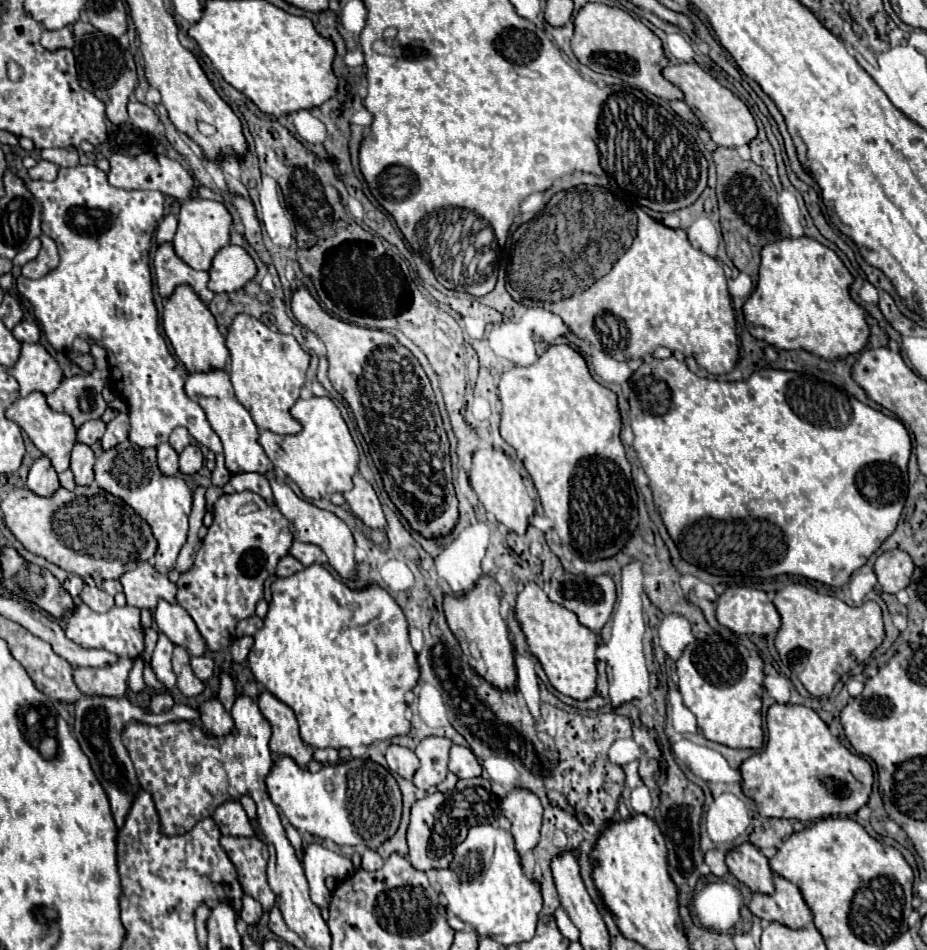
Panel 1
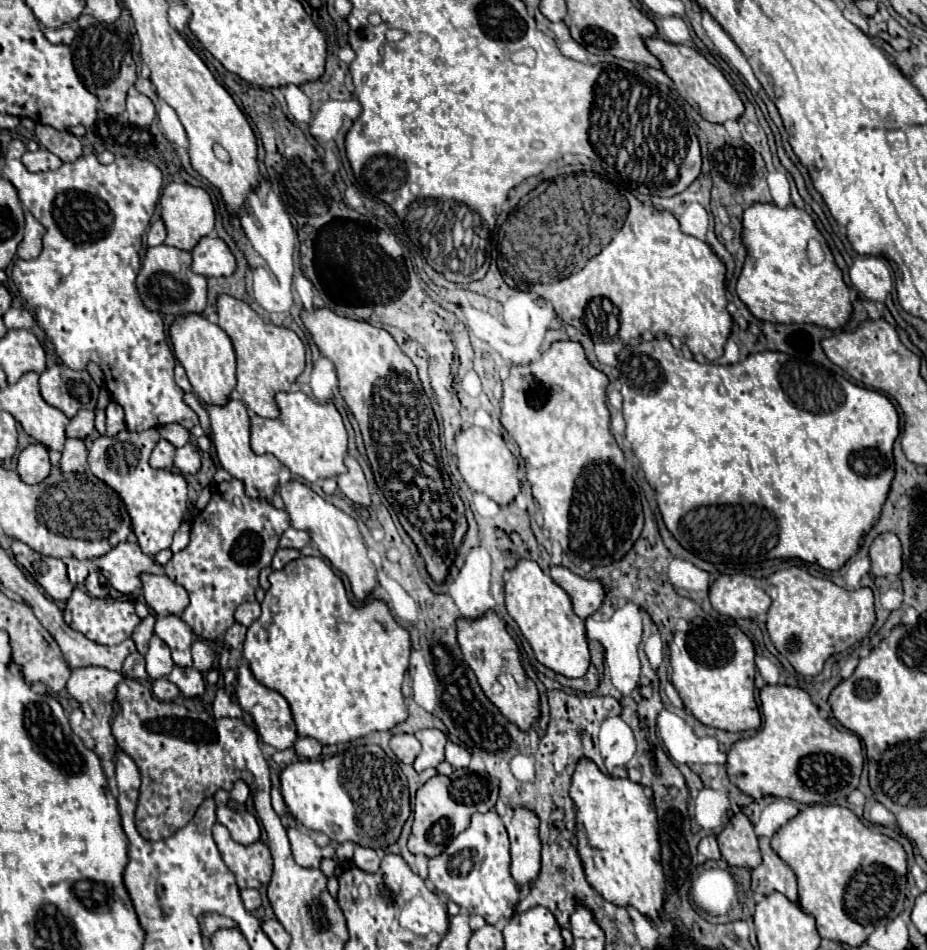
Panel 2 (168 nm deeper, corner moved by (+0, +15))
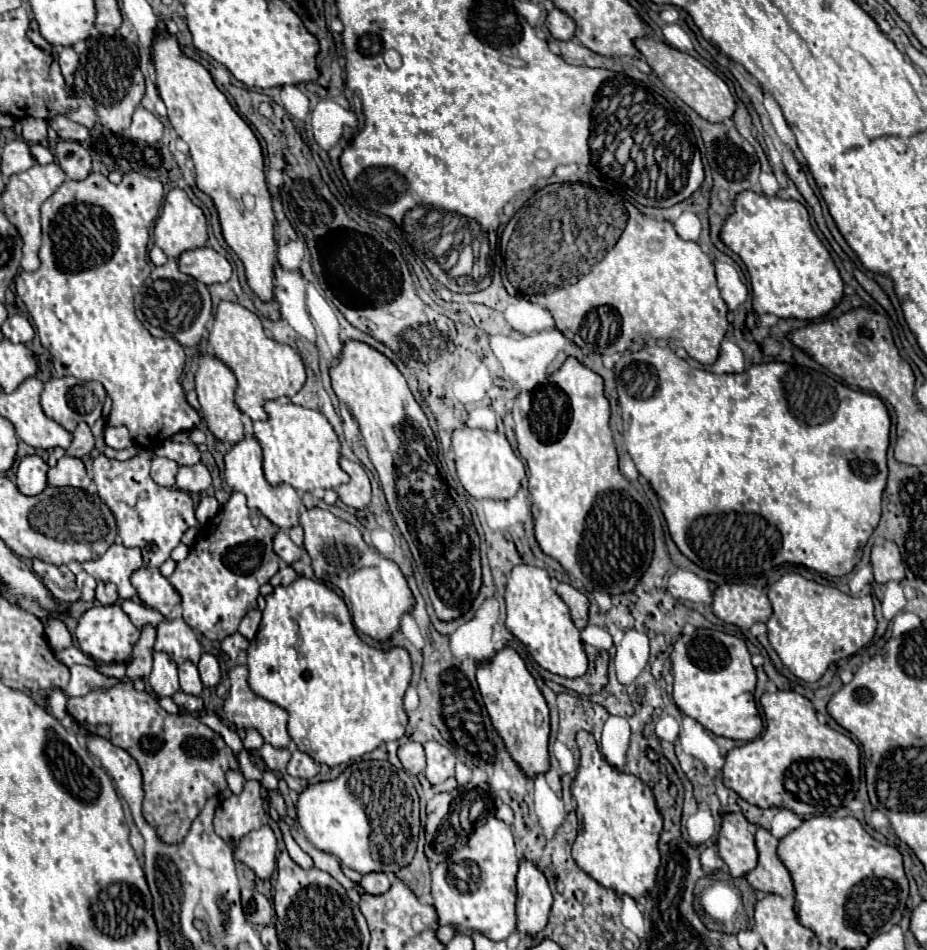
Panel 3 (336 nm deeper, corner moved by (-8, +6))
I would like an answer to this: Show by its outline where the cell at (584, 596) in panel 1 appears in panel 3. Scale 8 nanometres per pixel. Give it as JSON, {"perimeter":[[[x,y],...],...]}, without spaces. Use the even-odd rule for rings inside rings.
{"perimeter":[[[564,582],[558,584],[556,592],[558,592],[558,596],[564,598],[564,602],[568,604],[570,614],[572,614],[572,620],[574,620],[574,626],[576,626],[578,630],[584,630],[584,628],[588,626],[588,608],[590,608],[588,598],[586,598],[580,590],[576,590],[574,586],[564,584]]]}

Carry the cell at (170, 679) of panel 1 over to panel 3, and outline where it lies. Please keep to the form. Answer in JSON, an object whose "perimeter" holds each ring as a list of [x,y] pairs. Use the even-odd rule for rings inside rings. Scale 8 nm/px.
{"perimeter":[[[156,652],[154,654],[154,668],[150,672],[148,678],[152,690],[158,696],[172,696],[174,692],[178,692],[178,670],[176,670],[176,662],[172,662],[172,658],[164,652]]]}

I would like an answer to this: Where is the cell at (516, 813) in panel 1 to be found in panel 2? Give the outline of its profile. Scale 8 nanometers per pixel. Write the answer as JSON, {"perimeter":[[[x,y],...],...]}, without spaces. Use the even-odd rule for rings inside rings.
{"perimeter":[[[514,809],[512,823],[508,825],[510,837],[510,873],[516,887],[532,885],[540,873],[540,839],[538,817],[528,809]]]}

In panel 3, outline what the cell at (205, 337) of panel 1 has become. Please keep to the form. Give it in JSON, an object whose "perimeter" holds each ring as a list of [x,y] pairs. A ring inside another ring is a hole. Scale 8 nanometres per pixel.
{"perimeter":[[[206,352],[198,354],[196,364],[198,364],[196,374],[194,374],[196,394],[198,394],[202,414],[206,416],[210,432],[224,442],[230,442],[230,444],[240,442],[244,438],[244,428],[242,428],[242,412],[234,402],[234,392],[236,392],[236,386],[238,386],[234,372],[218,356],[206,354]]]}

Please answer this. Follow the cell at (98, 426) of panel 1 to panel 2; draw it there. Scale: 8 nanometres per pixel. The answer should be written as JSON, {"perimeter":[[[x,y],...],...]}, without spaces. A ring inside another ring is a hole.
{"perimeter":[[[80,409],[80,413],[76,413],[76,417],[70,419],[66,427],[66,437],[86,439],[88,435],[92,435],[92,431],[94,431],[94,411]]]}

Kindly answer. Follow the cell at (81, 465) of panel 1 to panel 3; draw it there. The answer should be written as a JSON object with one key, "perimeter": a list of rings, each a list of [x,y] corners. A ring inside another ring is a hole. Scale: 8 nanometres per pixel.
{"perimeter":[[[64,456],[58,460],[54,468],[48,470],[48,484],[50,486],[72,486],[72,488],[88,488],[90,476],[86,472],[86,466],[80,458]]]}

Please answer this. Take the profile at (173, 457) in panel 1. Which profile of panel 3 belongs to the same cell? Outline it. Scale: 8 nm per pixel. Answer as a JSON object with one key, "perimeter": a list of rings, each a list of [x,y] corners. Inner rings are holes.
{"perimeter":[[[156,456],[152,460],[152,478],[156,484],[172,488],[176,484],[176,472],[178,472],[178,464],[172,462],[170,458]]]}

